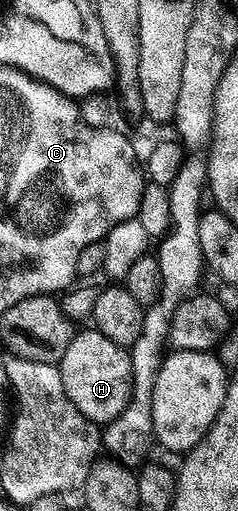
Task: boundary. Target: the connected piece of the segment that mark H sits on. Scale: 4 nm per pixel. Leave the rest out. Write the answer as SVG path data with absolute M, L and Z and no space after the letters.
M87 329L79 330L74 336L74 340L64 349L64 357L61 363L57 364L60 374L63 377L64 393L76 407L91 422L97 425L105 425L113 421L124 409L124 405L130 399L130 388L132 386L132 365L127 348L122 347L116 341L109 339L104 333Z

